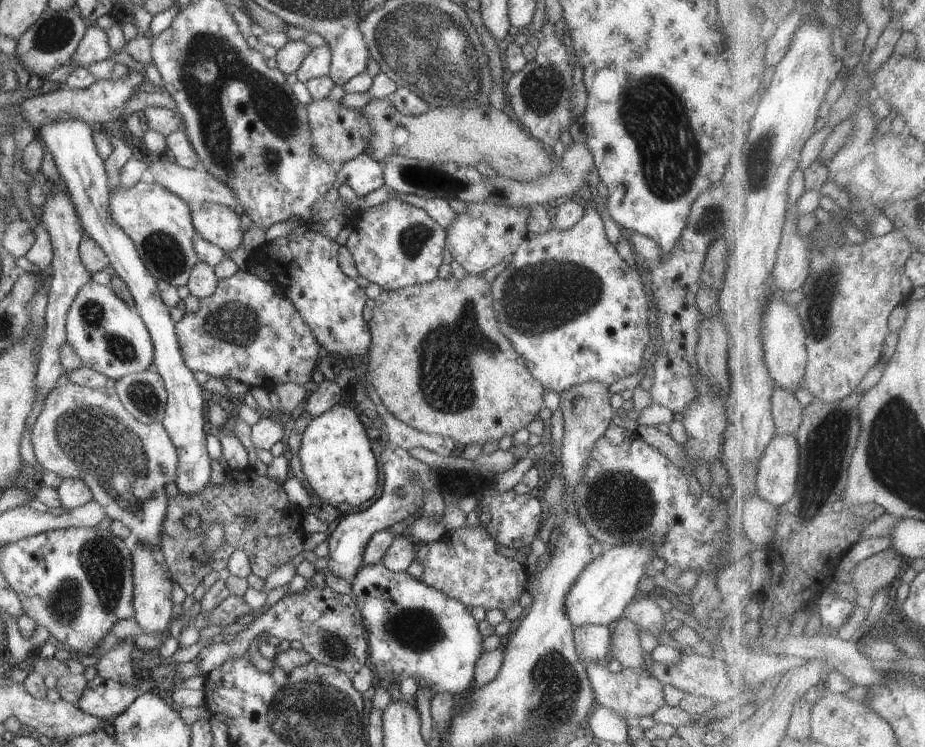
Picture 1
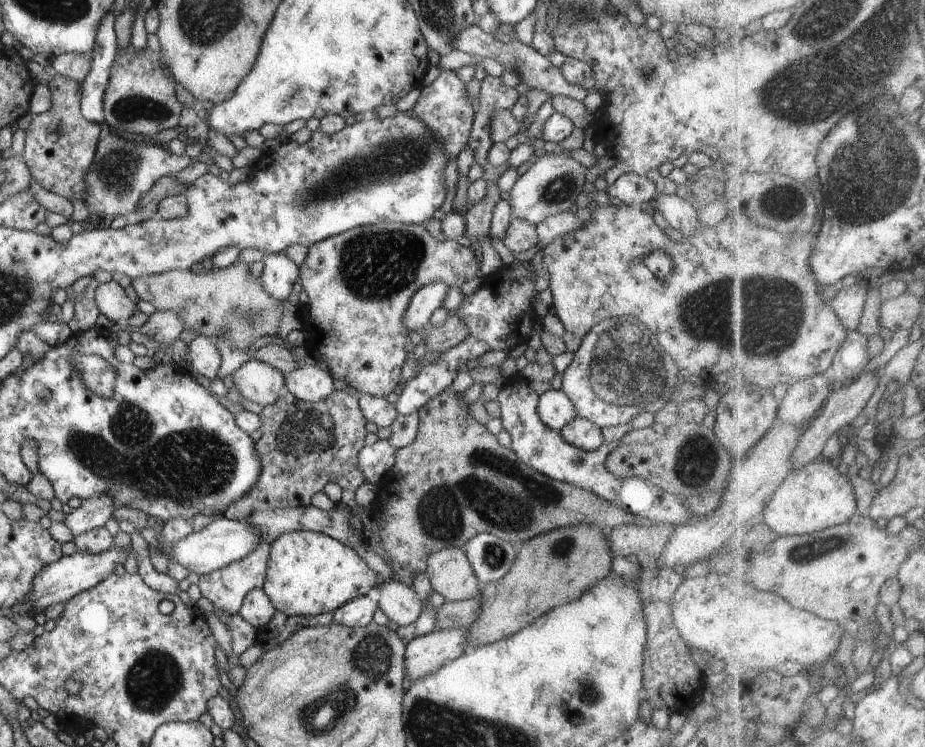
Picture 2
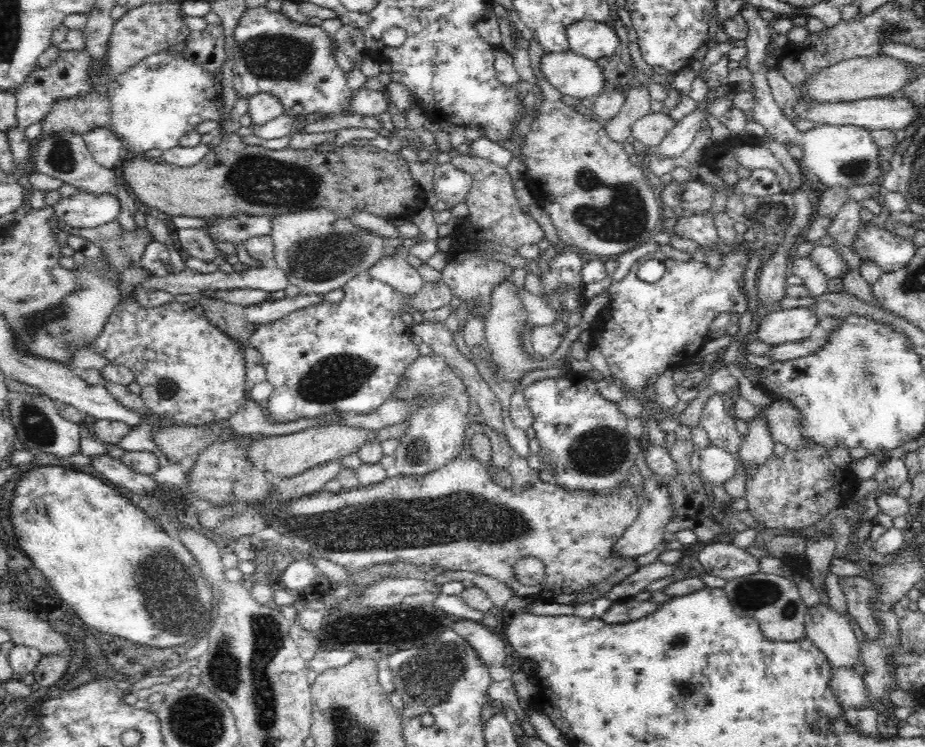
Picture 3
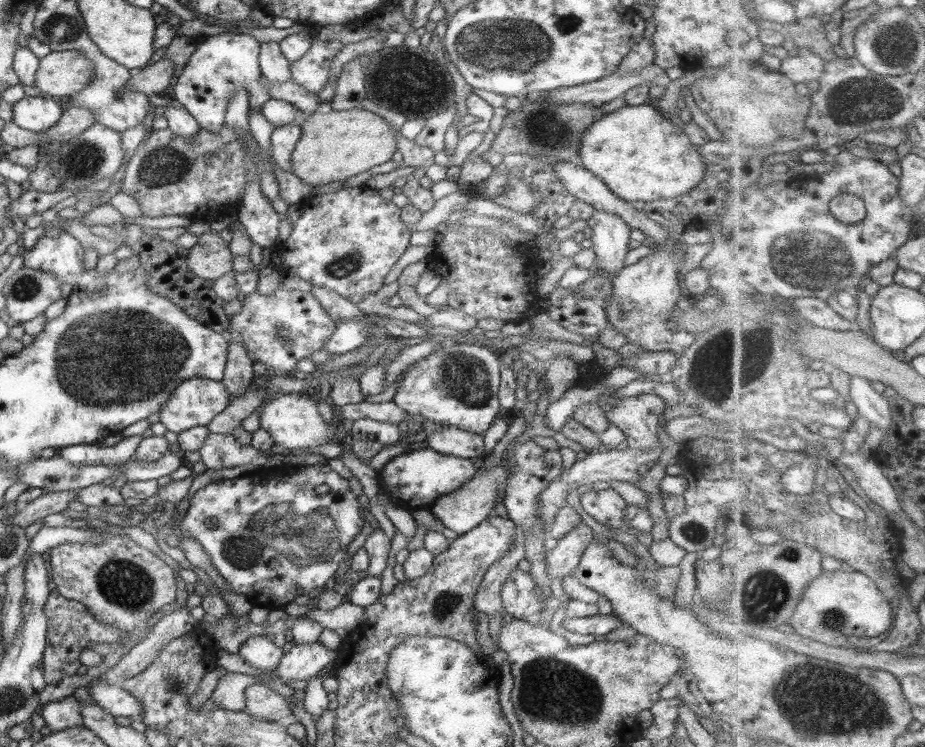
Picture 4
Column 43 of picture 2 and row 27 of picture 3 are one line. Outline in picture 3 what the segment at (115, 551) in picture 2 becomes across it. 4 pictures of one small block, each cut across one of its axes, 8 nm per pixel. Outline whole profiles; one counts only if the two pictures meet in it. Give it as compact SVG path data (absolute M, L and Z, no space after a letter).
M592 20L570 26L567 29L567 41L569 50L593 61L618 53L621 46L610 23Z

